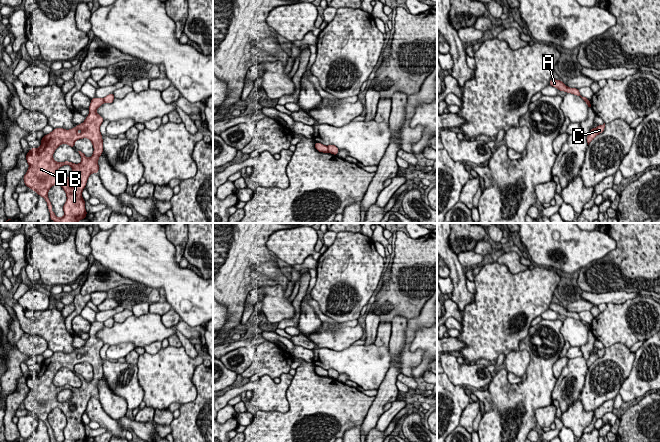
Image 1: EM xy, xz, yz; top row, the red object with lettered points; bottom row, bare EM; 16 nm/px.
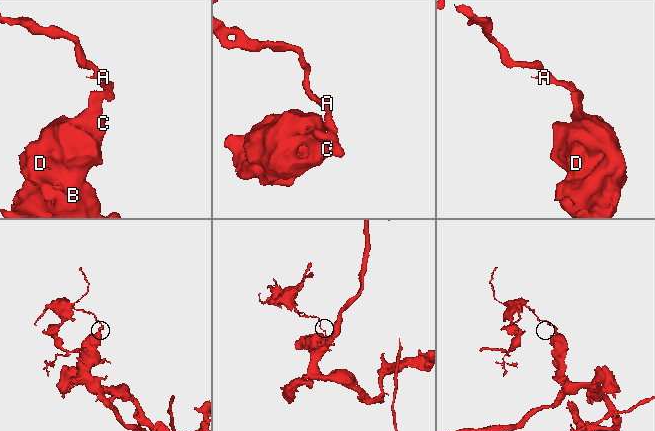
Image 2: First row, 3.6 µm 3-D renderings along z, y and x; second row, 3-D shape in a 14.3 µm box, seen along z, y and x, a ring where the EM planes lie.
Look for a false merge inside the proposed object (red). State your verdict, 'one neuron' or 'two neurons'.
two neurons

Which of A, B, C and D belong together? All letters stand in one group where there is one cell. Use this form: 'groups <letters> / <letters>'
groups A / B C D

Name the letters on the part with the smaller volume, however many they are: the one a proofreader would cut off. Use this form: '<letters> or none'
A

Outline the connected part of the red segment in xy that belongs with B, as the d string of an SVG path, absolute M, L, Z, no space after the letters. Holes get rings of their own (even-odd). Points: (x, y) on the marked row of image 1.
M93 98L89 106L89 115L86 116L82 124L65 130L55 128L49 134L41 139L39 148L32 148L26 154L26 160L29 168L23 177L24 183L39 196L42 196L47 202L50 219L56 223L77 223L85 219L87 212L85 201L82 198L82 191L86 186L87 180L92 173L98 173L98 160L103 153L103 139L100 133L100 125L104 121L102 116L96 113L96 110L104 103L102 98ZM88 138L94 148L93 155L87 158L85 154L78 151L82 161L74 164L69 161L56 162L53 159L53 153L61 144L68 144L72 148L78 139ZM63 165L72 167L70 177L59 178L57 170ZM59 184L66 193L67 200L63 206L64 216L58 218L52 212L52 204L48 198L49 189Z

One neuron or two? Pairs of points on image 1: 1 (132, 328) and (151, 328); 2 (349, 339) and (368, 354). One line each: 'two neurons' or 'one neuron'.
1: one neuron
2: two neurons

